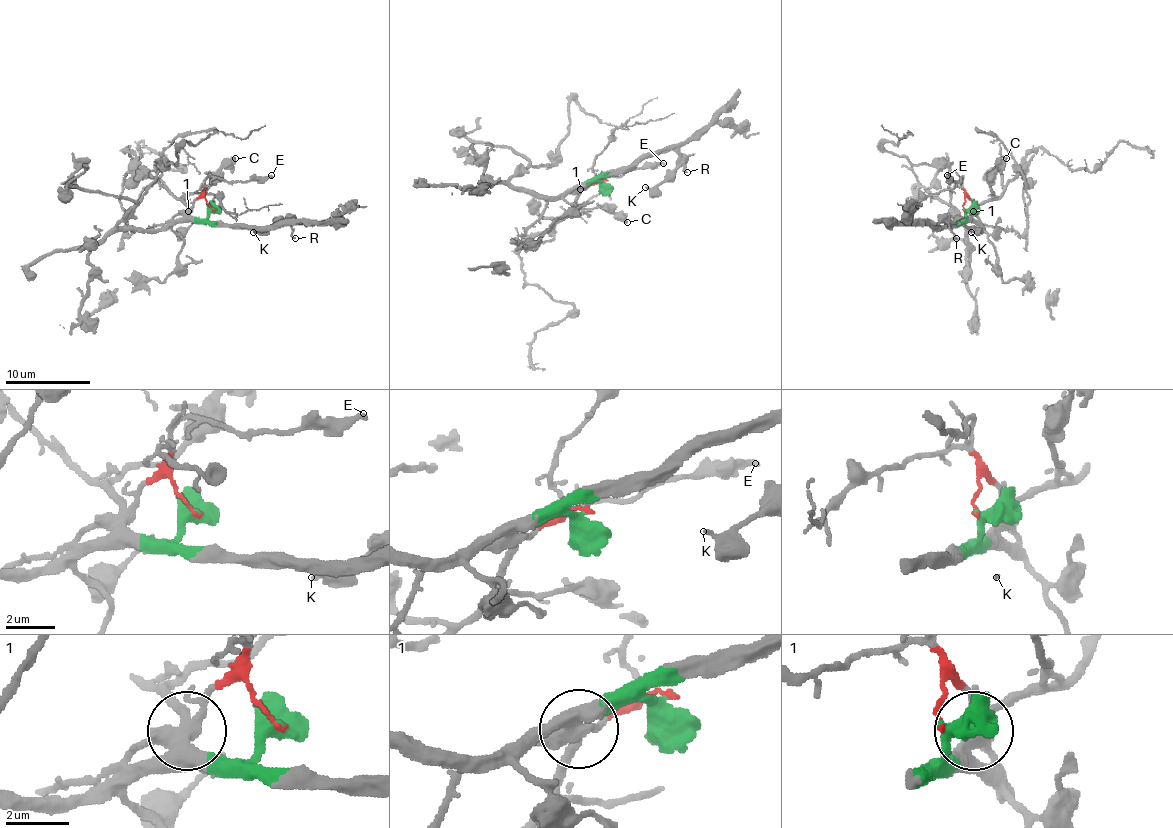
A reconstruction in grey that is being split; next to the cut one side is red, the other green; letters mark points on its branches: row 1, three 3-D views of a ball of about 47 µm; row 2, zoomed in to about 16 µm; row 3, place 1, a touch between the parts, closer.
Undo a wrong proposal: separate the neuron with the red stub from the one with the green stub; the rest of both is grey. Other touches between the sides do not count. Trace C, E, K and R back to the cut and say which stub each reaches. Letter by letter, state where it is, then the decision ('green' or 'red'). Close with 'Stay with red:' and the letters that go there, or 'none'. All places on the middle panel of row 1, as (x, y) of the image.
C: at (627, 222); green
E: at (663, 163); red
K: at (645, 187); green
R: at (687, 172); green
Stay with red: E

